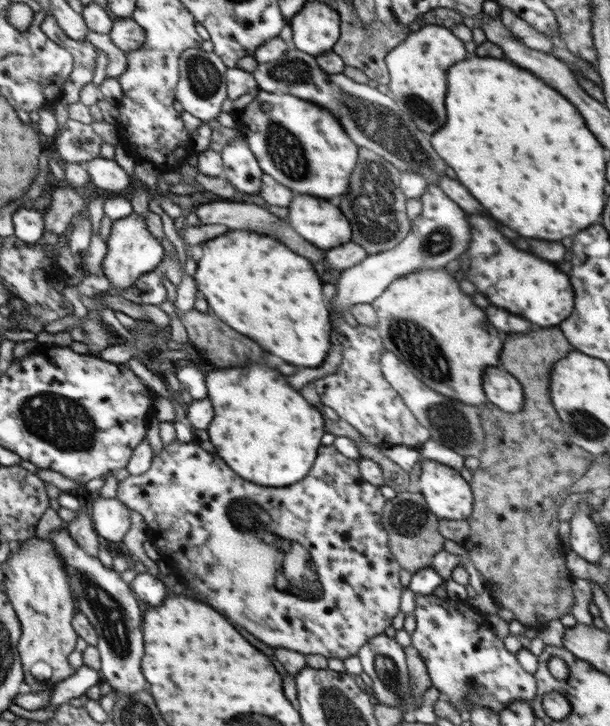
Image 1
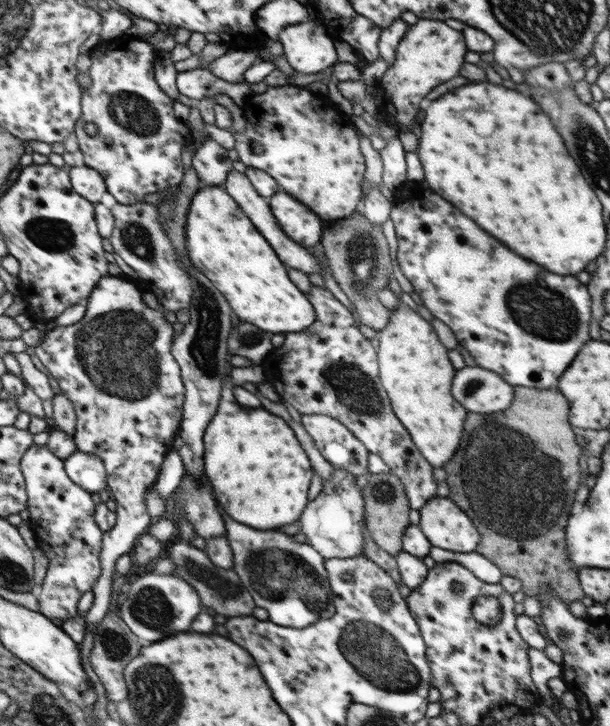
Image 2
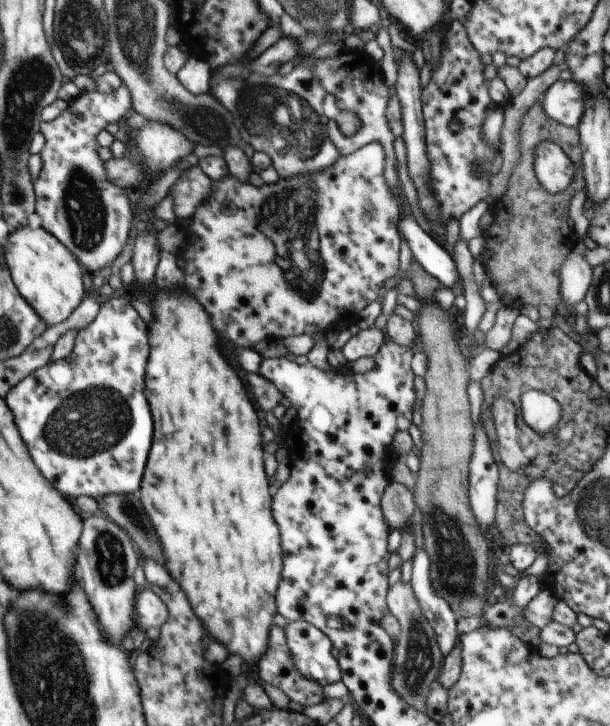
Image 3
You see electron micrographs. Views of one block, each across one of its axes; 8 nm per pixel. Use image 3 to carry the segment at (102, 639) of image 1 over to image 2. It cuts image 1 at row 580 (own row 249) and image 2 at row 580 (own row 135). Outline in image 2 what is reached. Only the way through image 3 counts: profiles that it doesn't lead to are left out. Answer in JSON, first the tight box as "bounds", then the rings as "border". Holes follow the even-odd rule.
{"bounds":[23,445,104,625],"border":[[[46,445],[28,450],[23,459],[23,471],[24,476],[27,477],[29,493],[30,517],[28,523],[37,539],[39,548],[44,551],[50,561],[44,581],[37,588],[38,604],[44,616],[60,625],[66,619],[79,616],[77,606],[81,595],[88,590],[92,591],[92,586],[98,582],[98,578],[102,574],[100,554],[104,532],[94,522],[94,502],[92,502],[90,492],[71,480],[71,477],[67,475],[66,462],[48,449]]]}

